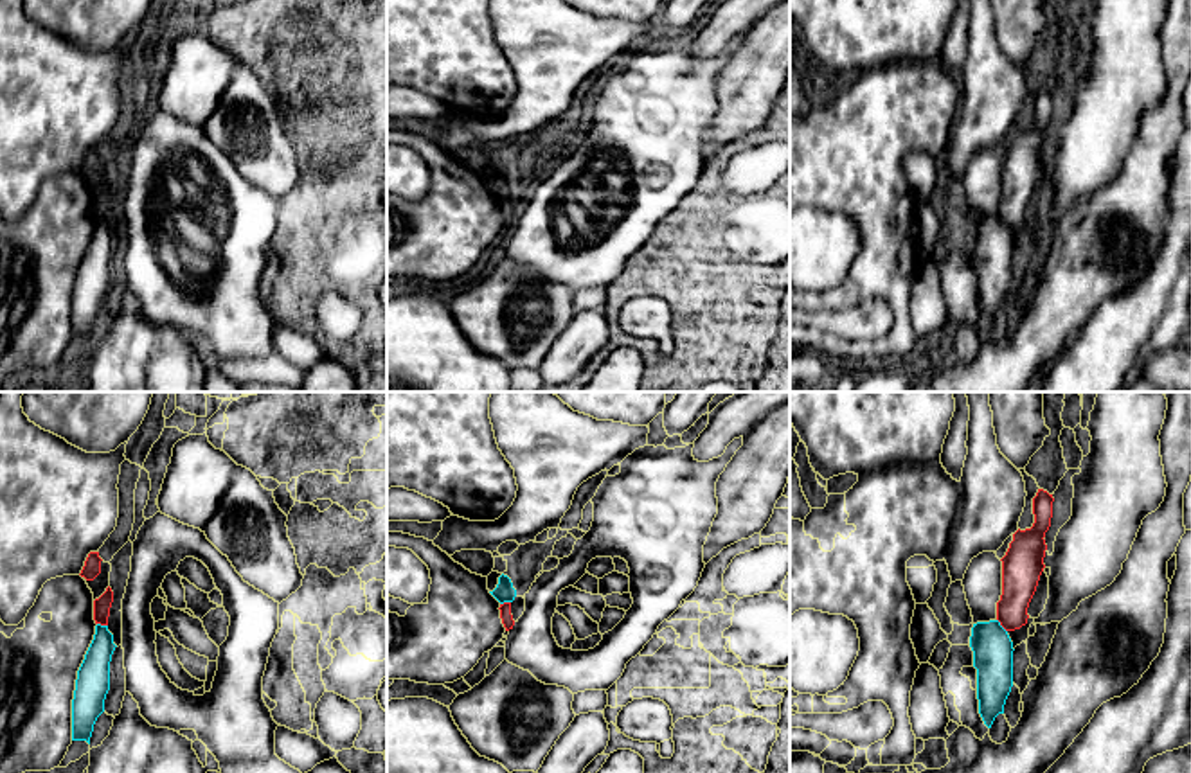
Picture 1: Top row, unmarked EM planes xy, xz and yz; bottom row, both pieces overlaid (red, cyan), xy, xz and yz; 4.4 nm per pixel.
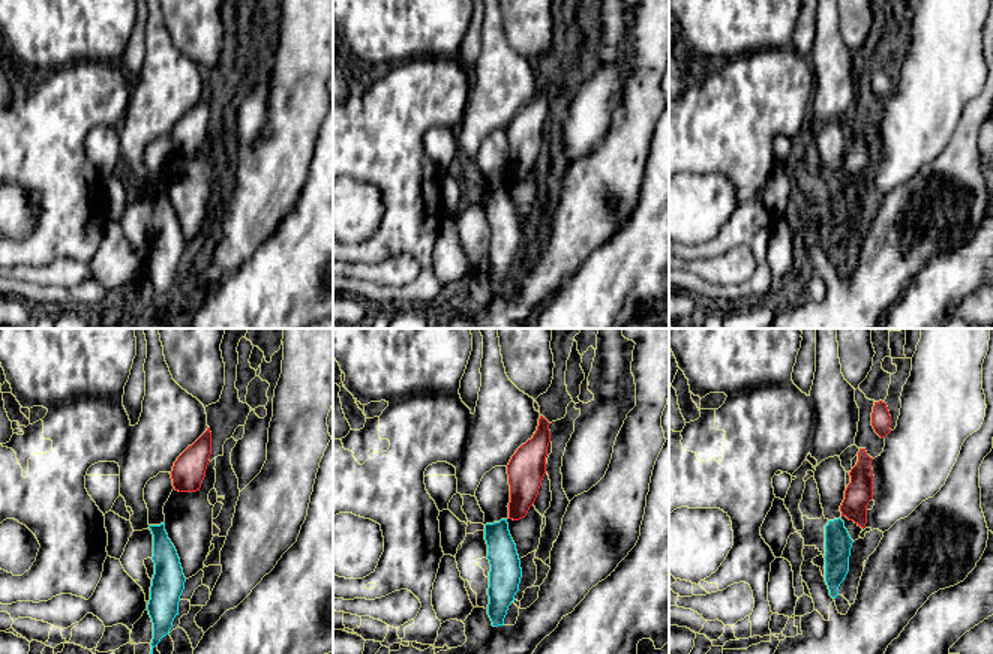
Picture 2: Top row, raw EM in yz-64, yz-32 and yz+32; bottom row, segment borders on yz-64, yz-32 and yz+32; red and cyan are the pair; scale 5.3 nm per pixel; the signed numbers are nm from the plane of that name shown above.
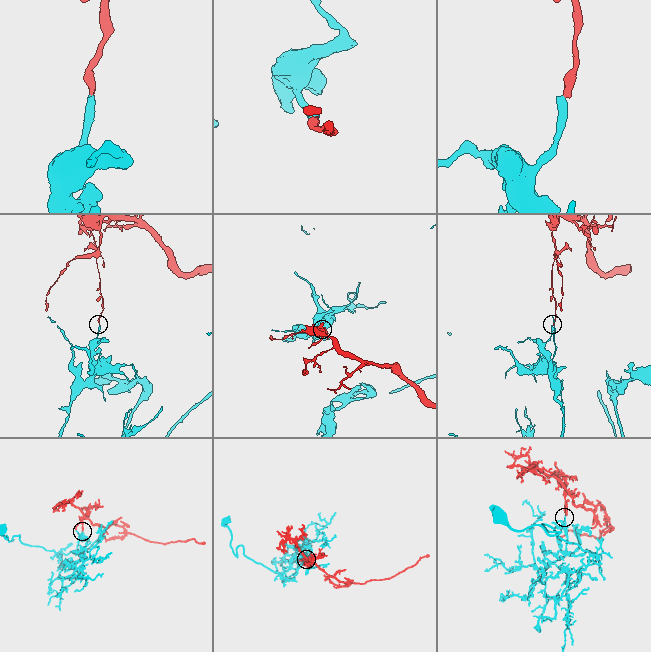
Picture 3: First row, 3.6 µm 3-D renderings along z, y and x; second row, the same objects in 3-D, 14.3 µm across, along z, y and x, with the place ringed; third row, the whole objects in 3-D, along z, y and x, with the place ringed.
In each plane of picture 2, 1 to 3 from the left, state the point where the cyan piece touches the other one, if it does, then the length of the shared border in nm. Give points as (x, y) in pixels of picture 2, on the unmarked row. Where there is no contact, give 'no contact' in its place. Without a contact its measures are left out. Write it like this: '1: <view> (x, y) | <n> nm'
1: no contact
2: no contact
3: no contact

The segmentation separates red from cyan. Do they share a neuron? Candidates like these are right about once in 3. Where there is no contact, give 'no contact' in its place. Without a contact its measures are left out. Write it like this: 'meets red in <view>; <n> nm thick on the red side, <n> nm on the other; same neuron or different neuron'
meets red in yz; 180 nm thick on the red side, 180 nm on the other; different neuron

